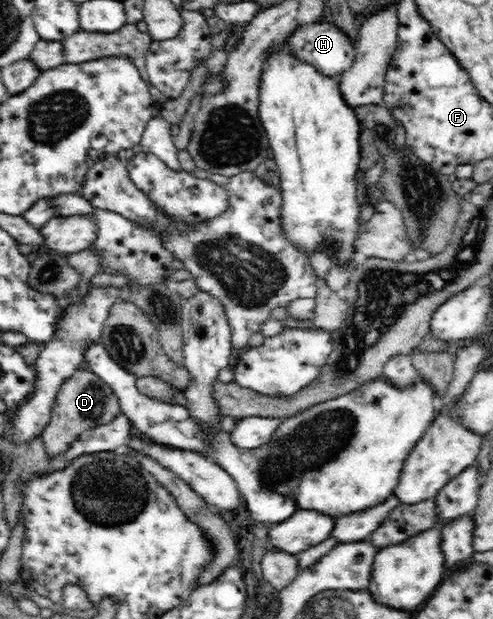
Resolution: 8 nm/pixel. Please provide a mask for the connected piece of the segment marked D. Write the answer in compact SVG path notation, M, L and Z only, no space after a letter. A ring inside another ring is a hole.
M88 369L76 370L62 384L55 399L50 423L40 437L48 459L61 456L71 448L71 443L75 442L84 430L110 423L118 417L118 413L121 413L121 405L110 386Z

